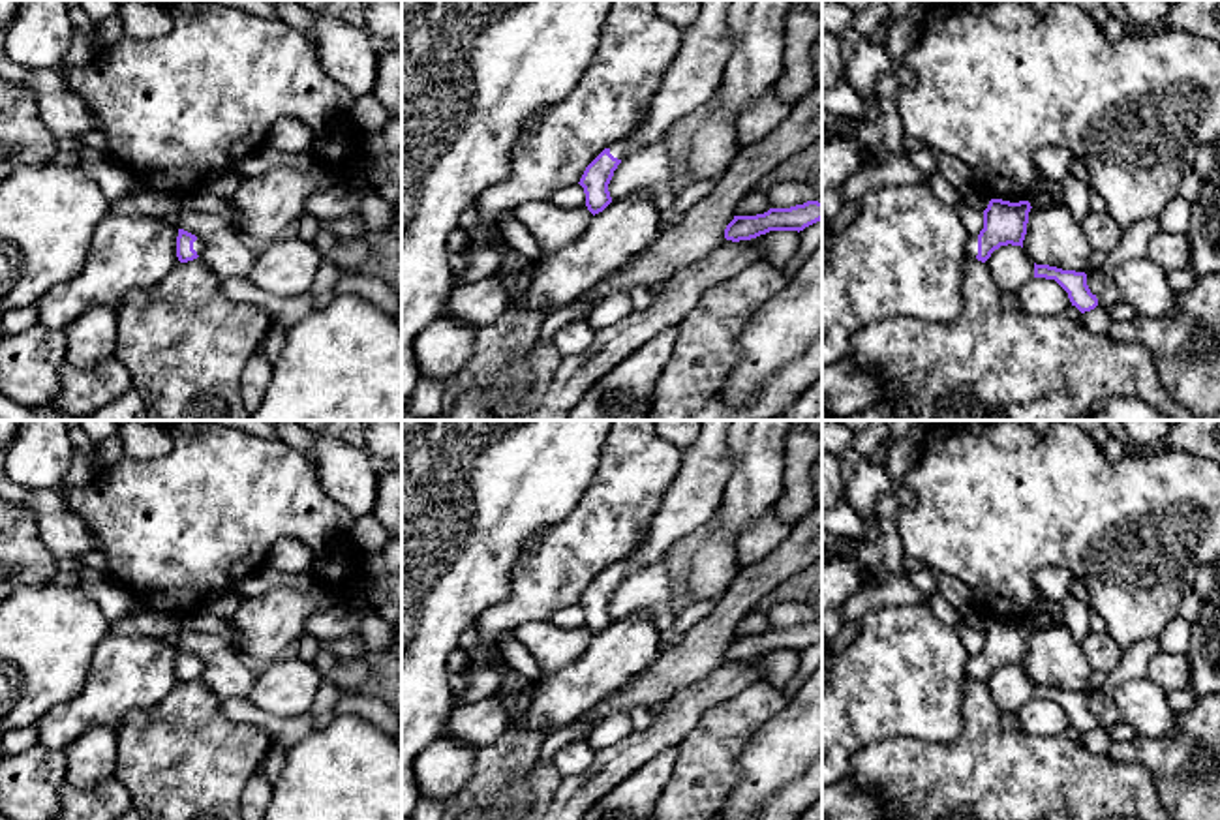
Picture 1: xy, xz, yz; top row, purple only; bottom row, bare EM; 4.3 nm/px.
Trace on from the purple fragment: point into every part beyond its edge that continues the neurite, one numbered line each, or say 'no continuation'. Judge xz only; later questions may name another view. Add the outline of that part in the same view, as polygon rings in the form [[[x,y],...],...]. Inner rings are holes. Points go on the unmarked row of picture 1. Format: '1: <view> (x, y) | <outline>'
1: xz (695, 496) | [[[702,420],[694,443],[683,452],[679,471],[651,520],[636,554],[614,563],[610,574],[623,580],[664,557],[681,537],[706,525],[719,510],[732,473],[730,420]]]

